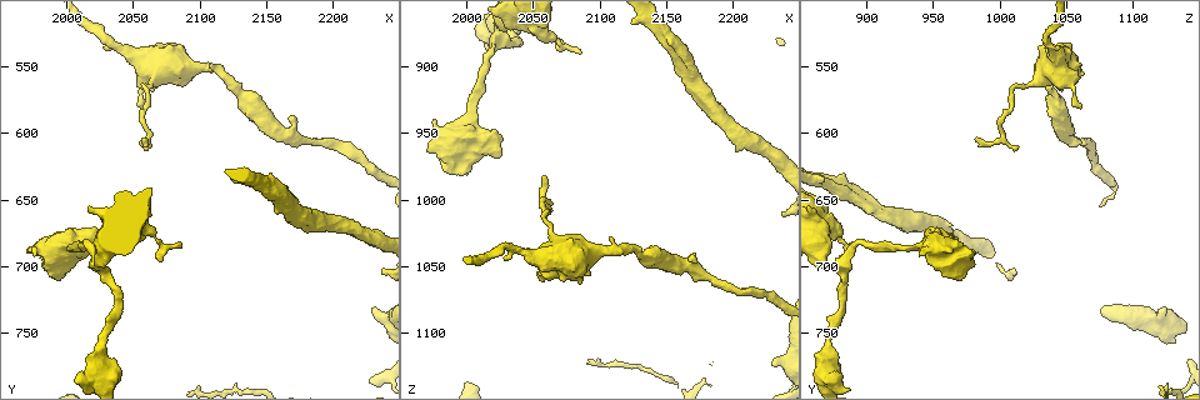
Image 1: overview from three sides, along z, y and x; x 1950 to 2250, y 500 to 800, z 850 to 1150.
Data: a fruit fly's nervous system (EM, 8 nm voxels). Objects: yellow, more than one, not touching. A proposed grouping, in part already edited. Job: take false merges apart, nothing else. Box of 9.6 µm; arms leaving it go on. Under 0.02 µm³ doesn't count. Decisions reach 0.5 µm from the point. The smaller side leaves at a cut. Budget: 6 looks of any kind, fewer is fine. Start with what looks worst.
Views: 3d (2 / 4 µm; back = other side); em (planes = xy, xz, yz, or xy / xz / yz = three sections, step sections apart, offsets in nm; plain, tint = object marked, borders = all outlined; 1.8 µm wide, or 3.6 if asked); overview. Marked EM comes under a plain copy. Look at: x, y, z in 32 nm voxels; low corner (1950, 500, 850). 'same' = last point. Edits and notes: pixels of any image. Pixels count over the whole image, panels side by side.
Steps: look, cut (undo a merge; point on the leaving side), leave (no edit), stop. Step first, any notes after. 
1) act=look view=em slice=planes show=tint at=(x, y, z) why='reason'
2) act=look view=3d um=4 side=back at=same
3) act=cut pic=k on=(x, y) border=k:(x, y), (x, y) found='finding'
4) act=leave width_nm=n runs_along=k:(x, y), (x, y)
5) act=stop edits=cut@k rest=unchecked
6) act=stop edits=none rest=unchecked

act=look view=em um=3.6 slice=yz step=16 show=tint at=(2022, 698, 878) why='three-way junction'

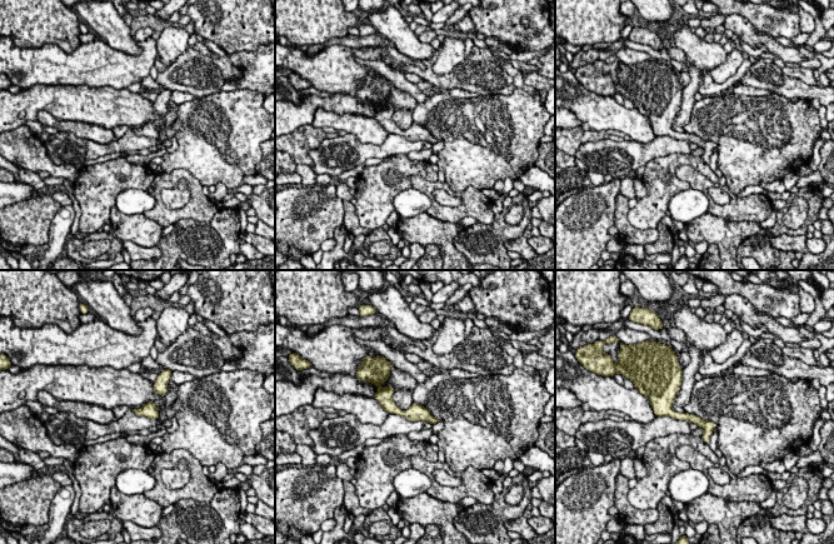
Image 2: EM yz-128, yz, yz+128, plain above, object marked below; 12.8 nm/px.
act=look view=em um=3.6 slice=planes show=borders at=same why='another direction'

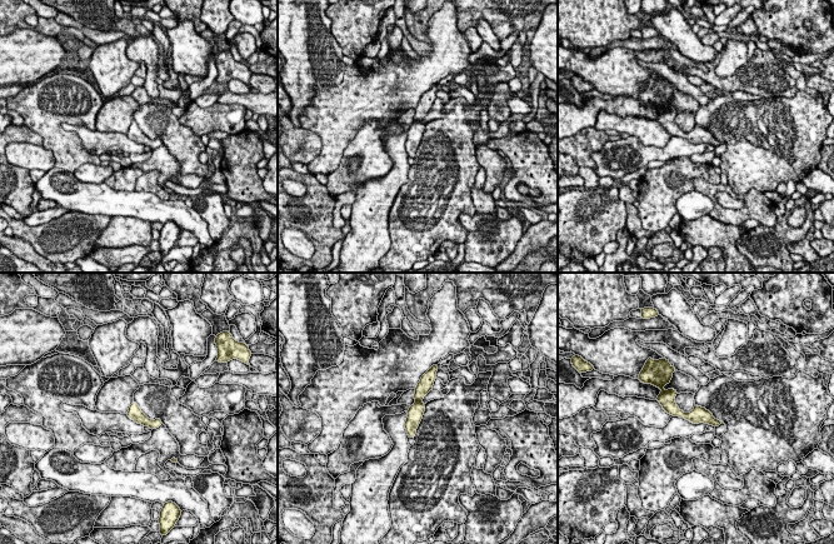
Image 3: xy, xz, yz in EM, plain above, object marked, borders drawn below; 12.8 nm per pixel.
act=leave runs_along=3:(425, 378), (411, 434) found='all the same neuron'

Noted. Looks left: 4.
act=look view=em slice=xz step=4 show=tint at=(2000, 684, 950) why='sudden change in width'

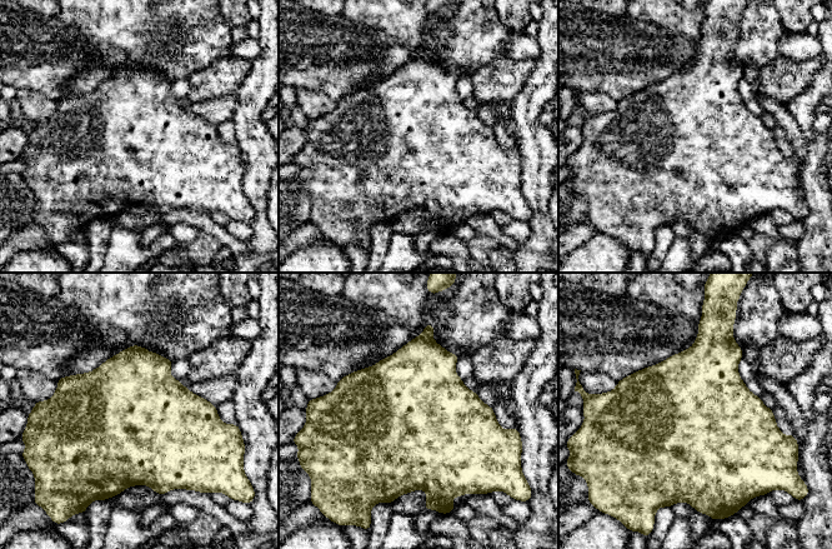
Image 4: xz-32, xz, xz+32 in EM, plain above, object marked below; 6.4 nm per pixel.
act=look view=em slice=planes show=tint at=same why='cut it another way'

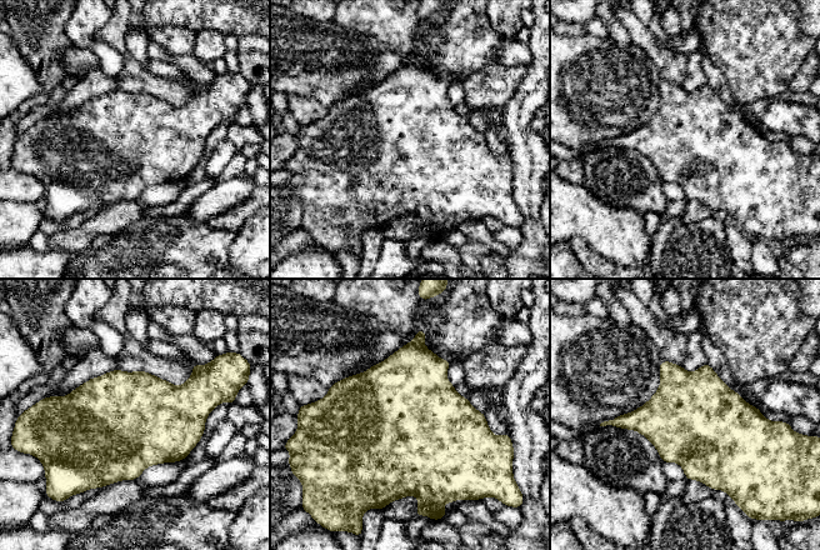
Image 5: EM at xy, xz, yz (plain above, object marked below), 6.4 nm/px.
act=leave found='one neuron here'

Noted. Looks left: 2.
act=look view=em slice=xz step=8 show=tint at=(2106, 548, 1040) why='sudden change in width'

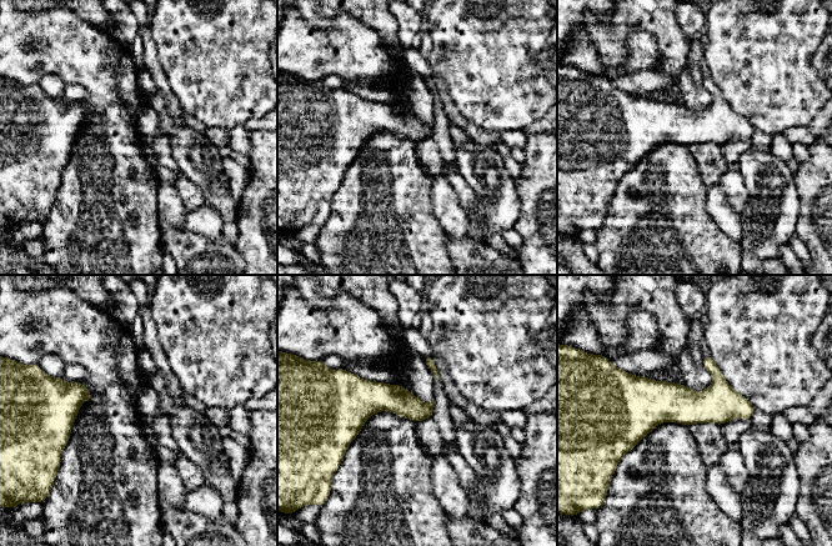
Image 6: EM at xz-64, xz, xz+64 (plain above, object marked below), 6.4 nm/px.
act=look view=em slice=planes show=tint at=same

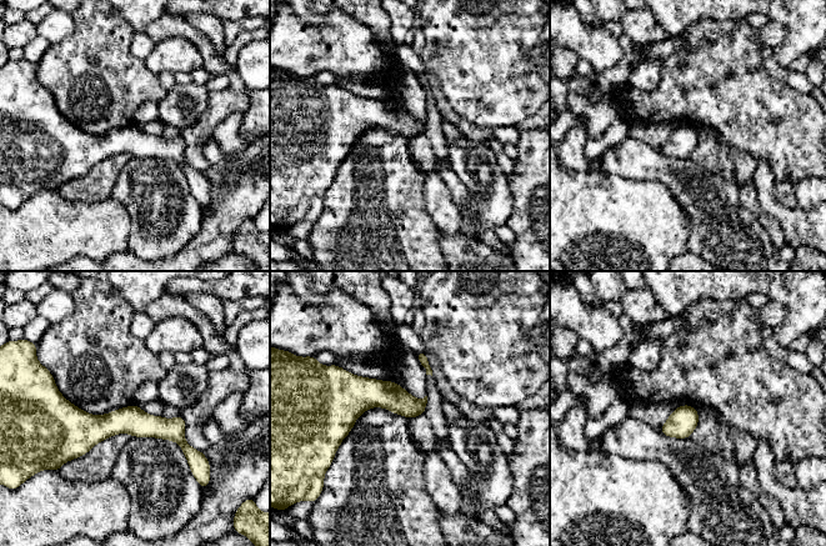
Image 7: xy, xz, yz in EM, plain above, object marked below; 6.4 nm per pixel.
act=leave runs_along=7:(55, 405), (74, 424), (168, 429), (193, 451) found='continuous, no second neuron'

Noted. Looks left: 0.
act=stop edits=none rest=unchecked

